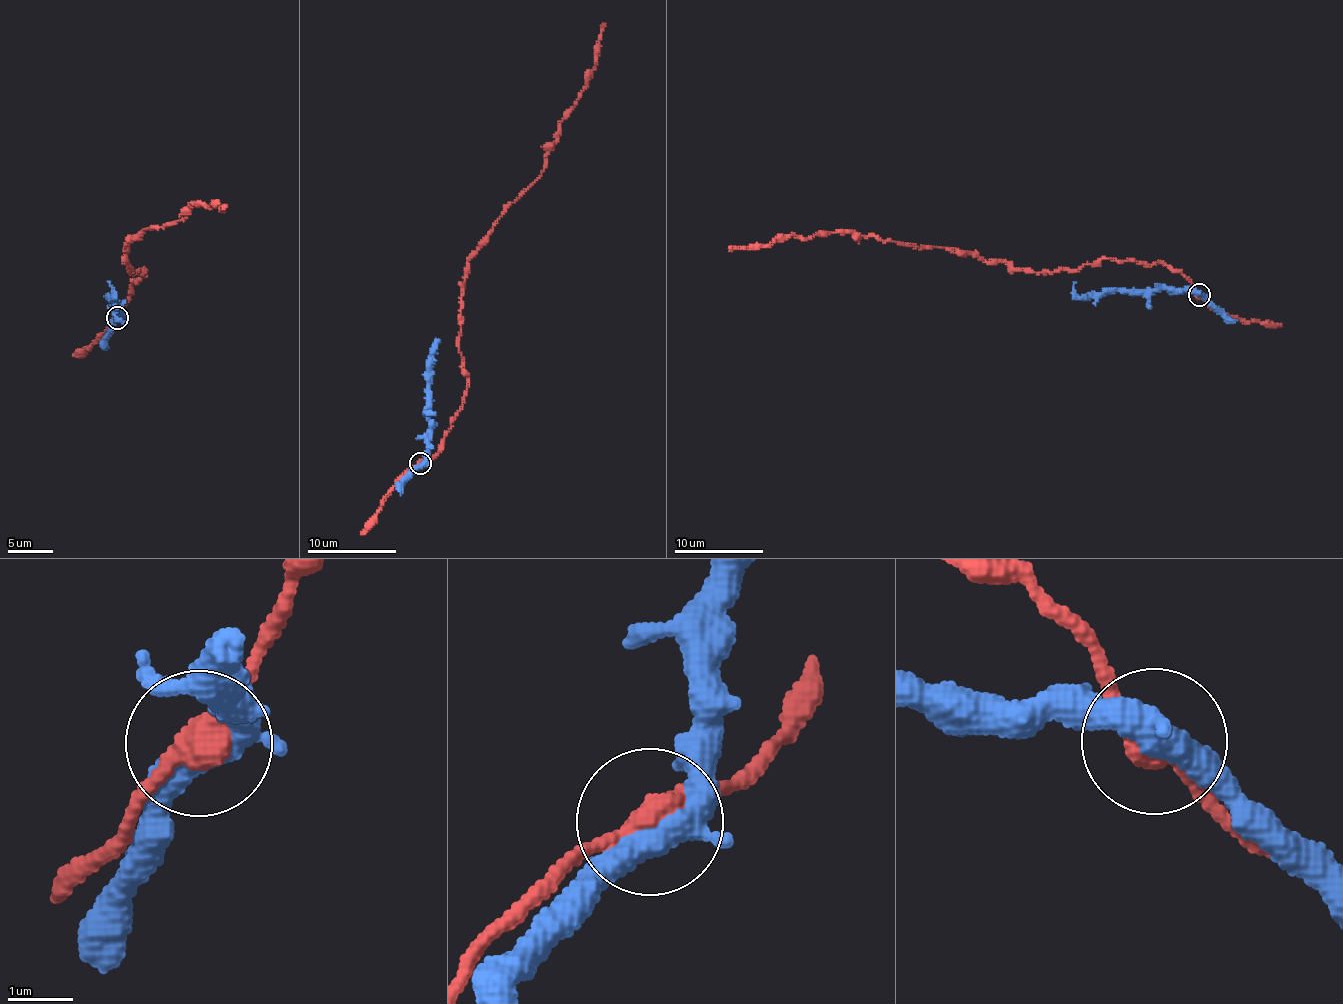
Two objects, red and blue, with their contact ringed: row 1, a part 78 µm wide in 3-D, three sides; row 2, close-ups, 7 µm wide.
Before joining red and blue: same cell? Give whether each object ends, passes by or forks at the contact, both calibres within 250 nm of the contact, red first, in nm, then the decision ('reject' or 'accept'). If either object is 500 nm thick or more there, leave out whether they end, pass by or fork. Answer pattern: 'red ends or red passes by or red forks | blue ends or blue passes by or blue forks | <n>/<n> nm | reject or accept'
red passes by | blue forks | 360/400 nm | accept

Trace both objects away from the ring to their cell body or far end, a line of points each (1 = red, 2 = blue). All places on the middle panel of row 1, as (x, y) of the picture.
1: (420, 464), (441, 449), (467, 389), (459, 350), (469, 255), (546, 163), (558, 123), (595, 64), (605, 23)
2: (420, 464), (427, 449), (429, 370), (436, 341), (433, 345)

